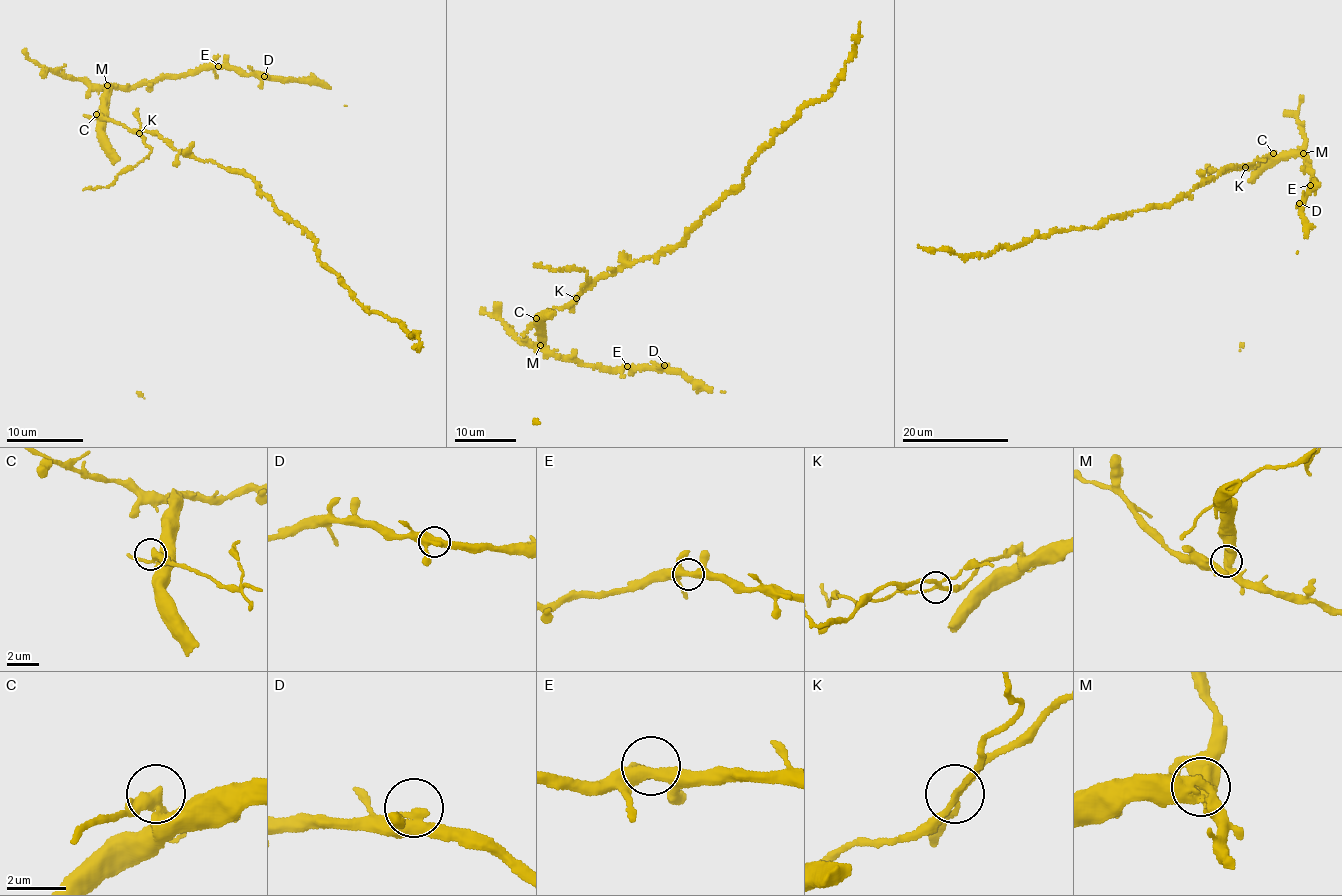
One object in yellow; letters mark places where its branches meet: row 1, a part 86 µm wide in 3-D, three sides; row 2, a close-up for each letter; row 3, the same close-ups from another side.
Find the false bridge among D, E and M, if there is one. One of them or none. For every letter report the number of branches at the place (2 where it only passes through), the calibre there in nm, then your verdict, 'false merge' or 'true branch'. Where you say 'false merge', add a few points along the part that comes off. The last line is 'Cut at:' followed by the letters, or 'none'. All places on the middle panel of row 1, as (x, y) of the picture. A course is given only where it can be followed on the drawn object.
D: 3 branches meet; 360 nm thick; true branch
E: 3 branches meet; 360 nm thick; true branch
M: 3 branches meet; 300 nm thick; false merge; foreign part runs (540, 345), (540, 319), (599, 278), (671, 251), (742, 184), (748, 163), (828, 95), (859, 23)
Cut at: M

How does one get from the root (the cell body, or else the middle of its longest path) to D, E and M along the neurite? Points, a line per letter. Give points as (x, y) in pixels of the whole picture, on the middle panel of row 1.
D: (645, 259), (598, 278), (572, 302), (545, 314), (543, 346), (581, 363), (614, 369), (660, 369), (664, 365)
E: (645, 259), (598, 278), (572, 302), (542, 317), (543, 346), (548, 351), (584, 364), (627, 366)
M: (645, 259), (598, 278), (572, 302), (545, 314), (542, 317), (540, 345)

